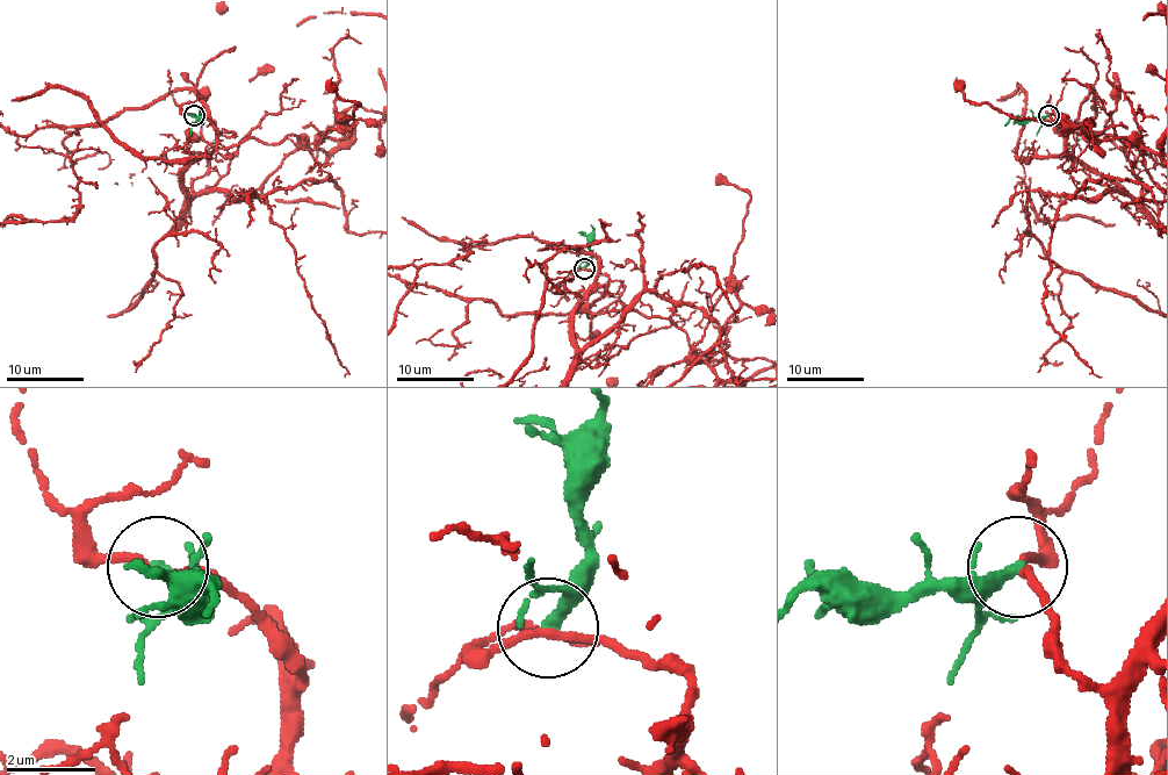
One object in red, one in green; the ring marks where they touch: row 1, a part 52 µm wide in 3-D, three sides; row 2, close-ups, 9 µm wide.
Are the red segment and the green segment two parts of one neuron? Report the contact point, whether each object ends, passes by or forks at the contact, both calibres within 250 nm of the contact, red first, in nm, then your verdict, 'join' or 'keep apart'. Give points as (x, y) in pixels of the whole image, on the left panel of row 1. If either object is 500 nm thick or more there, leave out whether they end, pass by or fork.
place (194, 115); red passes by; green ends; calibres 170 and 320 nm; keep apart

